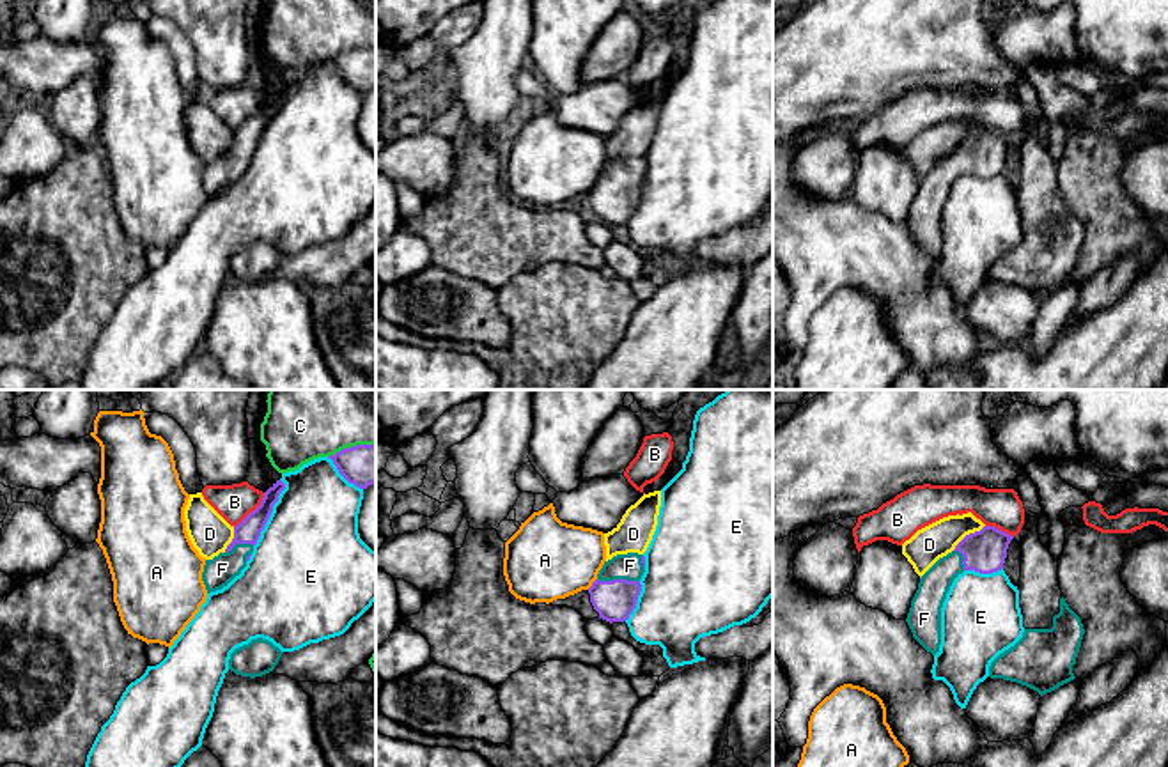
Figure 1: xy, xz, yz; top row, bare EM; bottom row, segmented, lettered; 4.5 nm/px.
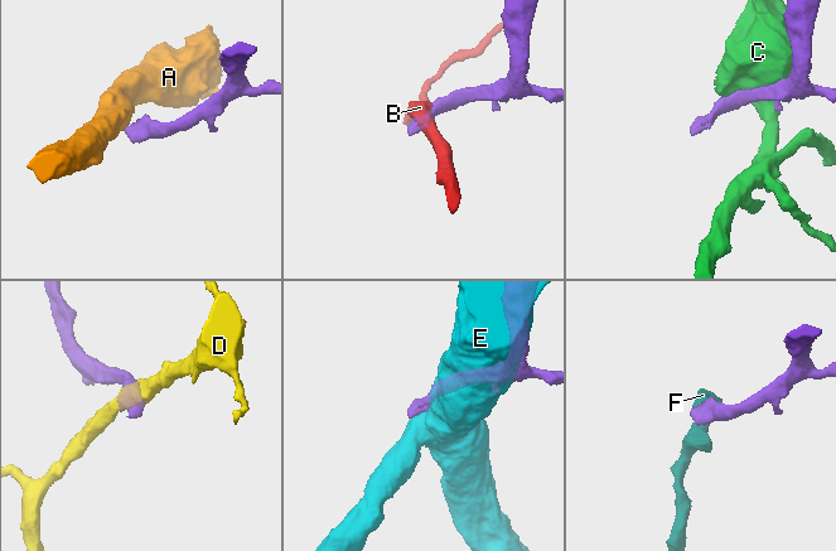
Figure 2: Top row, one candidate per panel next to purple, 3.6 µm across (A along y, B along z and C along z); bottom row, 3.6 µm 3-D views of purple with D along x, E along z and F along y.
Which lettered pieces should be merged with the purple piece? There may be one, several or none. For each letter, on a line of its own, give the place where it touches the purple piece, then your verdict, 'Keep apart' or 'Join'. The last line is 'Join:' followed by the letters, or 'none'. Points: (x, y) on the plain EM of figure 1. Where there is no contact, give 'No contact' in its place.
A: Touches purple at xz (592, 186). Keep apart
B: Touches purple at xy (254, 114). Keep apart
C: Touches purple at xy (351, 50). Keep apart
D: Touches purple at yz (970, 137). Keep apart
E: Touches purple at xy (272, 114). Keep apart
F: Touches purple at xz (619, 183). Join
Join: F

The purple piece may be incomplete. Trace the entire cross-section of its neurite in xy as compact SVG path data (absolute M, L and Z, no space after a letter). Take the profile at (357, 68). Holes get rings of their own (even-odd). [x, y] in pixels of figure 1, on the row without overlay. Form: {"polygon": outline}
{"polygon": "M376 48L344 51L328 62L349 87L360 92L376 87Z"}

